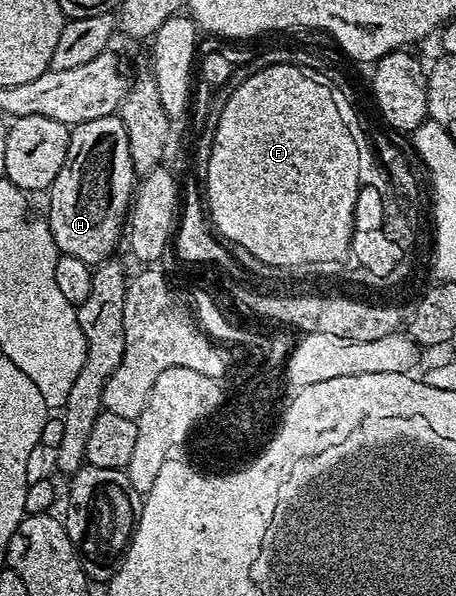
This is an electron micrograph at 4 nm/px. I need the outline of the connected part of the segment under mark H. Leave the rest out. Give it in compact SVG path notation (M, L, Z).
M109 114L103 118L96 120L88 120L87 122L79 122L70 132L70 143L68 144L68 152L64 164L60 168L60 172L56 176L56 180L50 186L48 197L50 197L50 214L48 213L48 221L50 231L54 237L54 242L58 245L59 251L68 256L76 256L80 260L84 260L87 264L101 264L111 257L110 254L118 246L118 241L123 241L124 227L128 222L128 215L132 205L132 199L136 193L136 175L134 165L132 164L132 152L130 151L130 141L128 140L128 132L124 128L121 117Z

